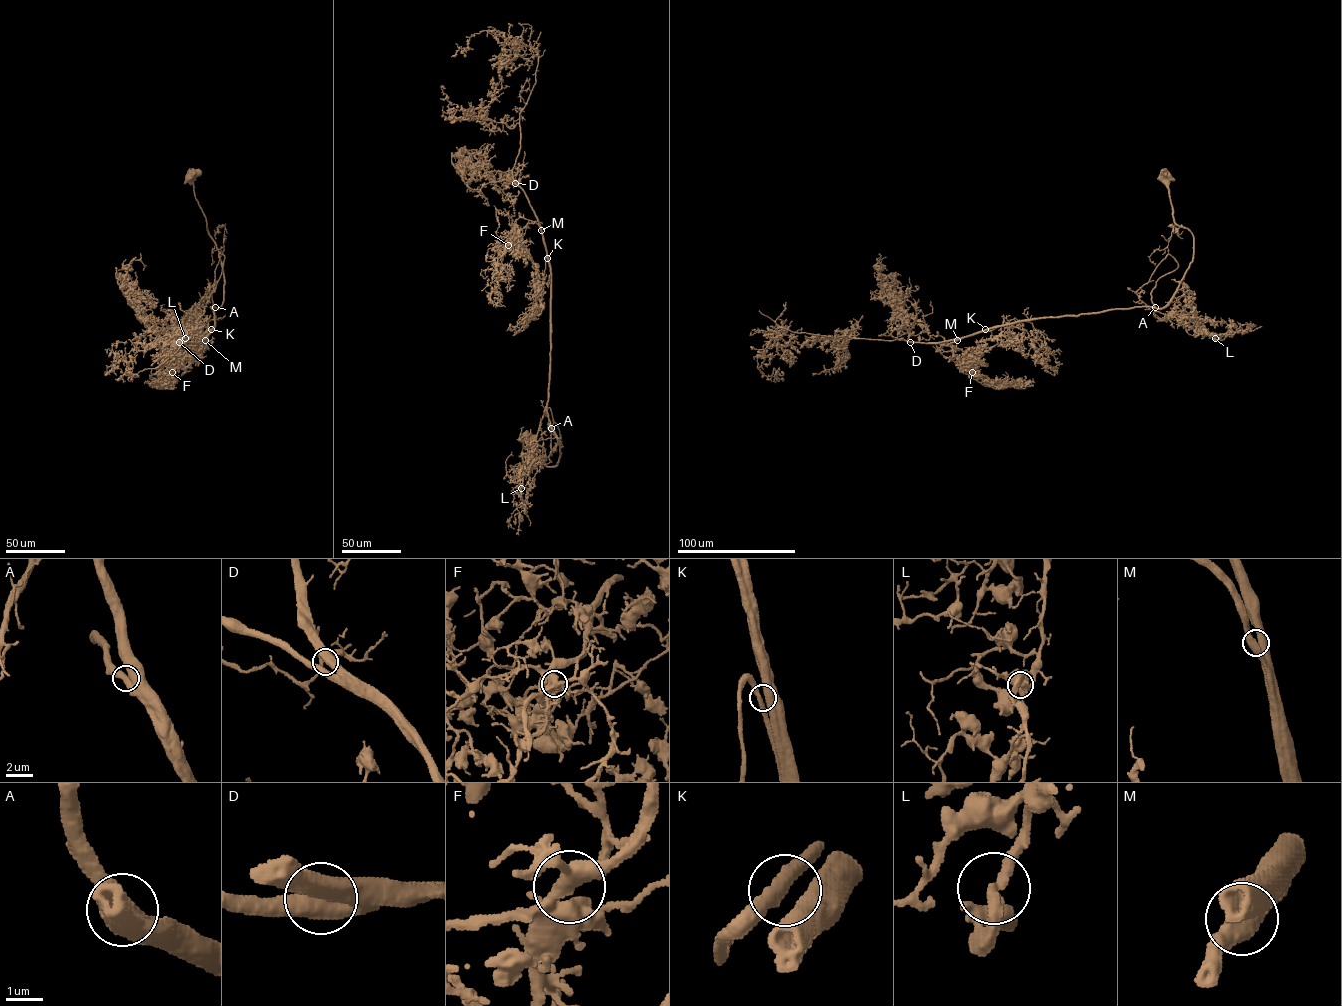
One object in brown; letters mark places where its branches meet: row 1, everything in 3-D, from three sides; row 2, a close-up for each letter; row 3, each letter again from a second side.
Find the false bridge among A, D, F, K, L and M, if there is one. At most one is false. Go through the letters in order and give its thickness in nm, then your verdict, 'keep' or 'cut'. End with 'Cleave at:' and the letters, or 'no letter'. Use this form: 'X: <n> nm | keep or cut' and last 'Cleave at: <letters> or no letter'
A: 550 nm | keep
D: 500 nm | keep
F: 220 nm | keep
K: 400 nm | keep
L: 360 nm | keep
M: 500 nm | keep
Cleave at: no letter

